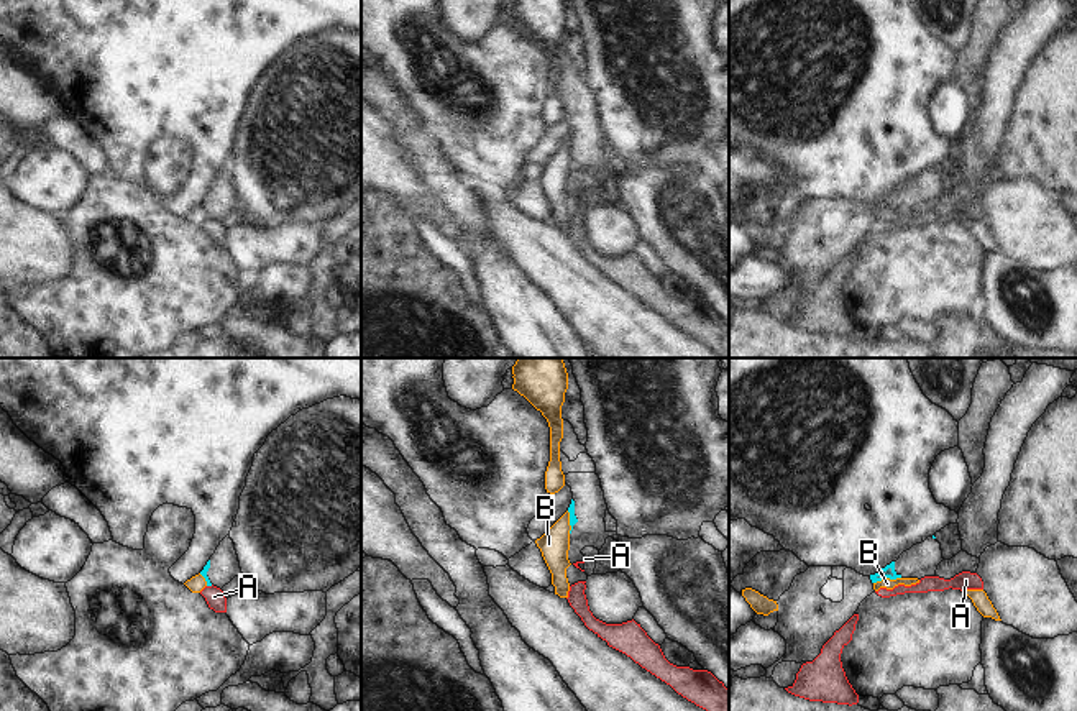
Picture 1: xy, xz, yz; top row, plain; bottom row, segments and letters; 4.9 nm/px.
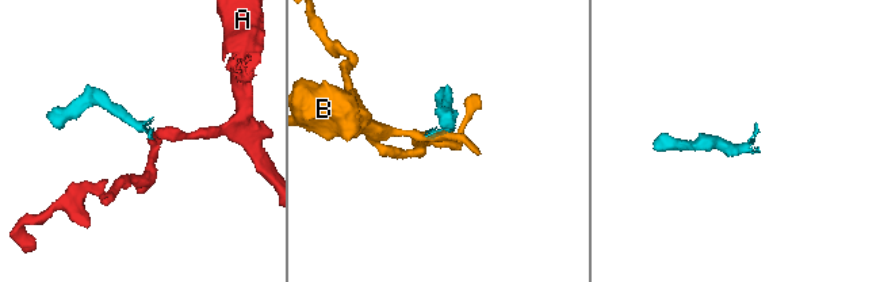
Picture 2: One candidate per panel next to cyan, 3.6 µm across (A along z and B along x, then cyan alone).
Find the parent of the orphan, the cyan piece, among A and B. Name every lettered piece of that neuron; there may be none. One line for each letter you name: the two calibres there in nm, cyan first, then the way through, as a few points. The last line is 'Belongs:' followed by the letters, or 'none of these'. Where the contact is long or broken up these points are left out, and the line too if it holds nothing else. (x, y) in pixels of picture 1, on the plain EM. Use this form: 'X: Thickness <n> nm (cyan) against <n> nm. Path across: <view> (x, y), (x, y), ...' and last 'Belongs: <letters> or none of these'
Belongs: none of these.

